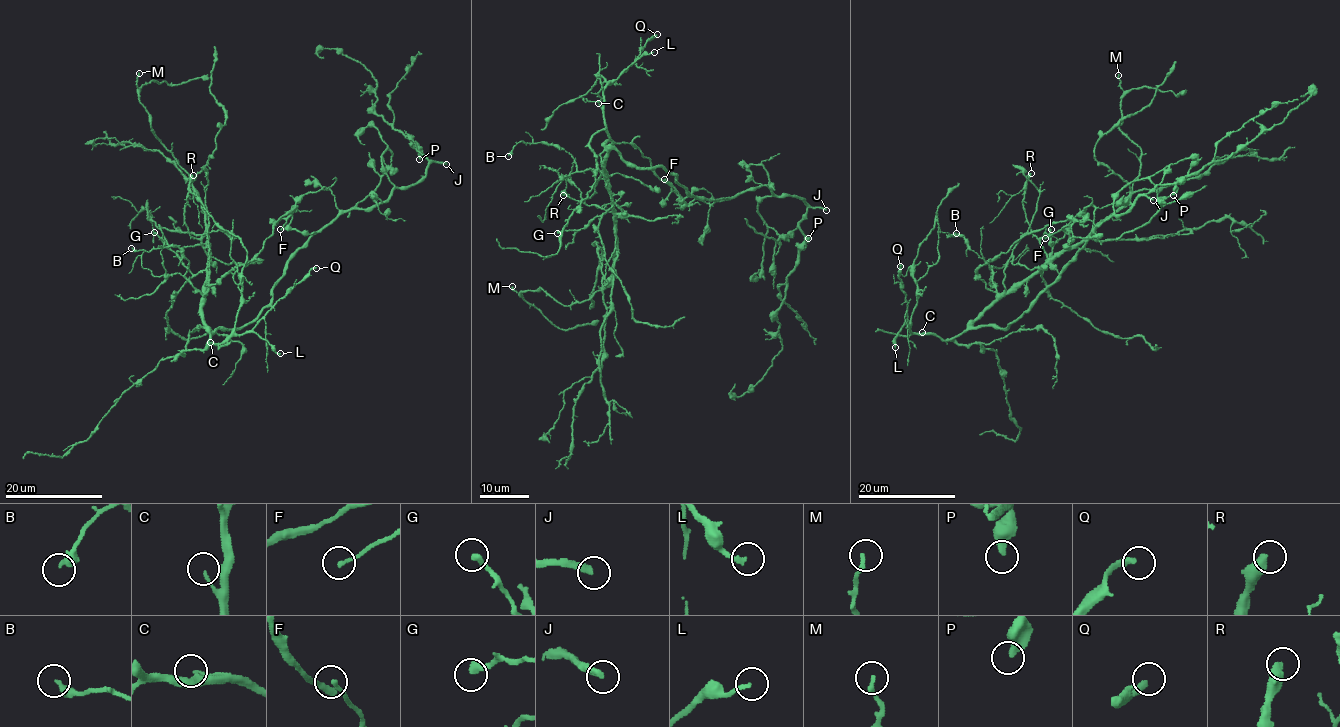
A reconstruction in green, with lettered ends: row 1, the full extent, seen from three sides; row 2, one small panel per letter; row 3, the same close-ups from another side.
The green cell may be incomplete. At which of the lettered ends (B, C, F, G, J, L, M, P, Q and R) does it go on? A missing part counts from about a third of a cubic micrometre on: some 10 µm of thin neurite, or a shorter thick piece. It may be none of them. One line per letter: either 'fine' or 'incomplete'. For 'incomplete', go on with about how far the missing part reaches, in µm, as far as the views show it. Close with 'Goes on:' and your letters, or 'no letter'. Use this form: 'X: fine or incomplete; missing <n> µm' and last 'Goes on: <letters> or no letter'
B: fine
C: fine
F: fine
G: incomplete; missing 15 µm
J: incomplete; missing 90 µm
L: fine
M: fine
P: fine
Q: incomplete; missing 20 µm
R: incomplete; missing 30 µm
Goes on: G, J, Q, R

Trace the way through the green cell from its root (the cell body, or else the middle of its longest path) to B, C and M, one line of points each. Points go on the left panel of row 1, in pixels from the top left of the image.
B: (273, 227), (258, 253), (232, 267), (205, 295), (185, 275), (189, 262), (178, 247), (148, 251), (131, 248)
C: (273, 227), (258, 253), (232, 267), (209, 286), (204, 295), (202, 309), (210, 337), (206, 348), (210, 342)
M: (273, 227), (258, 253), (202, 296), (210, 262), (205, 215), (190, 176), (151, 127), (137, 92), (139, 73)

